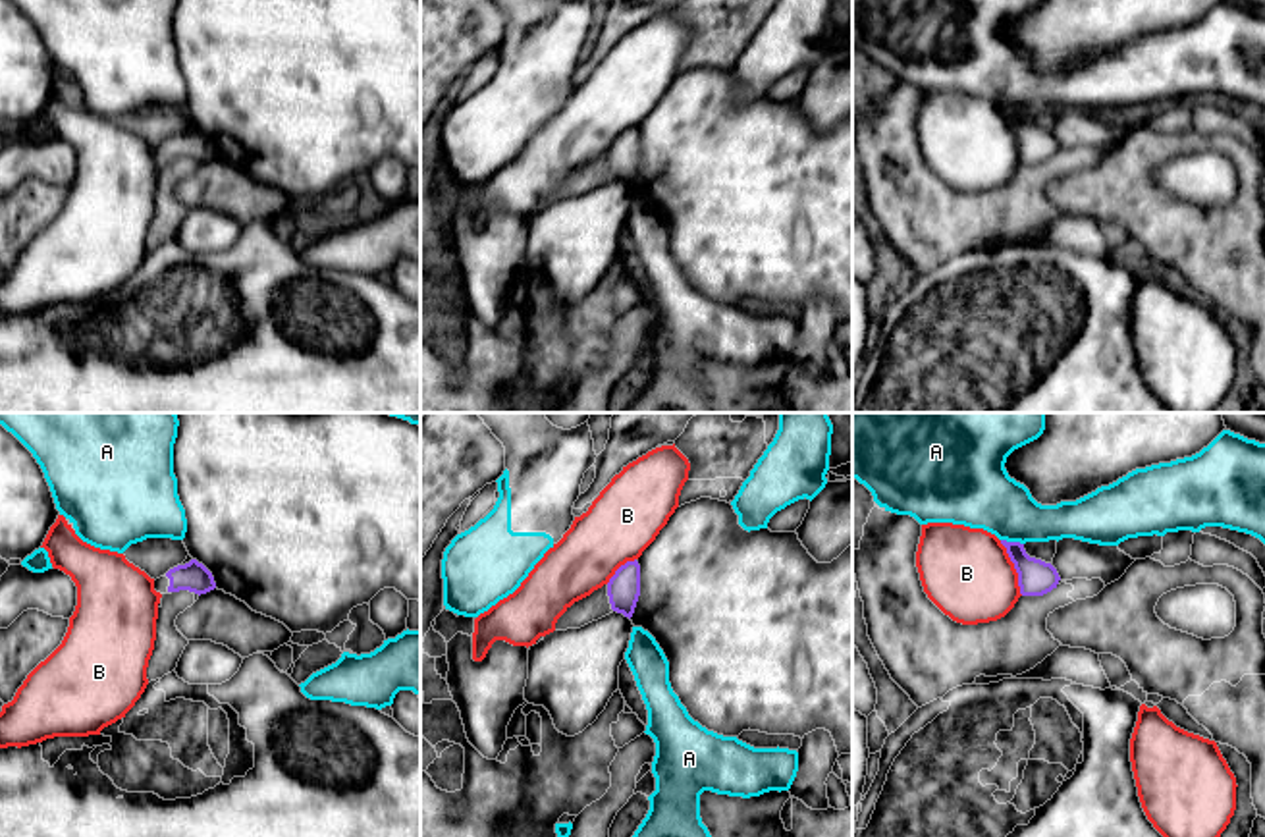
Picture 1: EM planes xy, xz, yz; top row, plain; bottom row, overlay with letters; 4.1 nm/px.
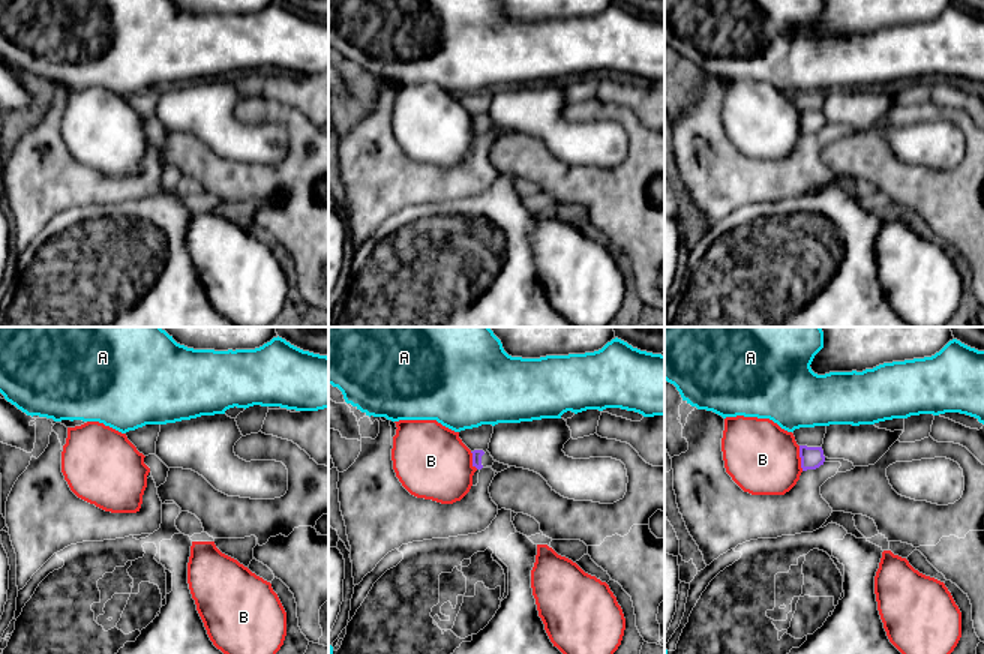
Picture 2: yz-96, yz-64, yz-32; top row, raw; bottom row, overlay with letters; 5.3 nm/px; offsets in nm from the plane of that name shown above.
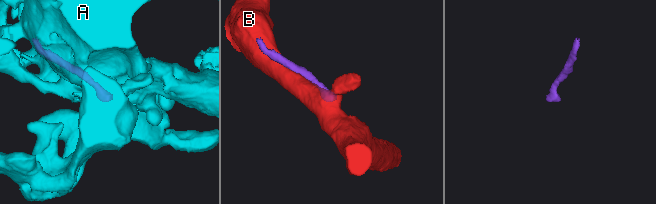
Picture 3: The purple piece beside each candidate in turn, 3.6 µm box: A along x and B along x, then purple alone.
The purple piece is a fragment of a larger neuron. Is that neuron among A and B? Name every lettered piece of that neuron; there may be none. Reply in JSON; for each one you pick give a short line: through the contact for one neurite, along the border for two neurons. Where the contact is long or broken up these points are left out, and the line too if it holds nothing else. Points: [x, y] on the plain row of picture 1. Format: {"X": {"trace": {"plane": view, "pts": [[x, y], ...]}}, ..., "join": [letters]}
{"join": []}

